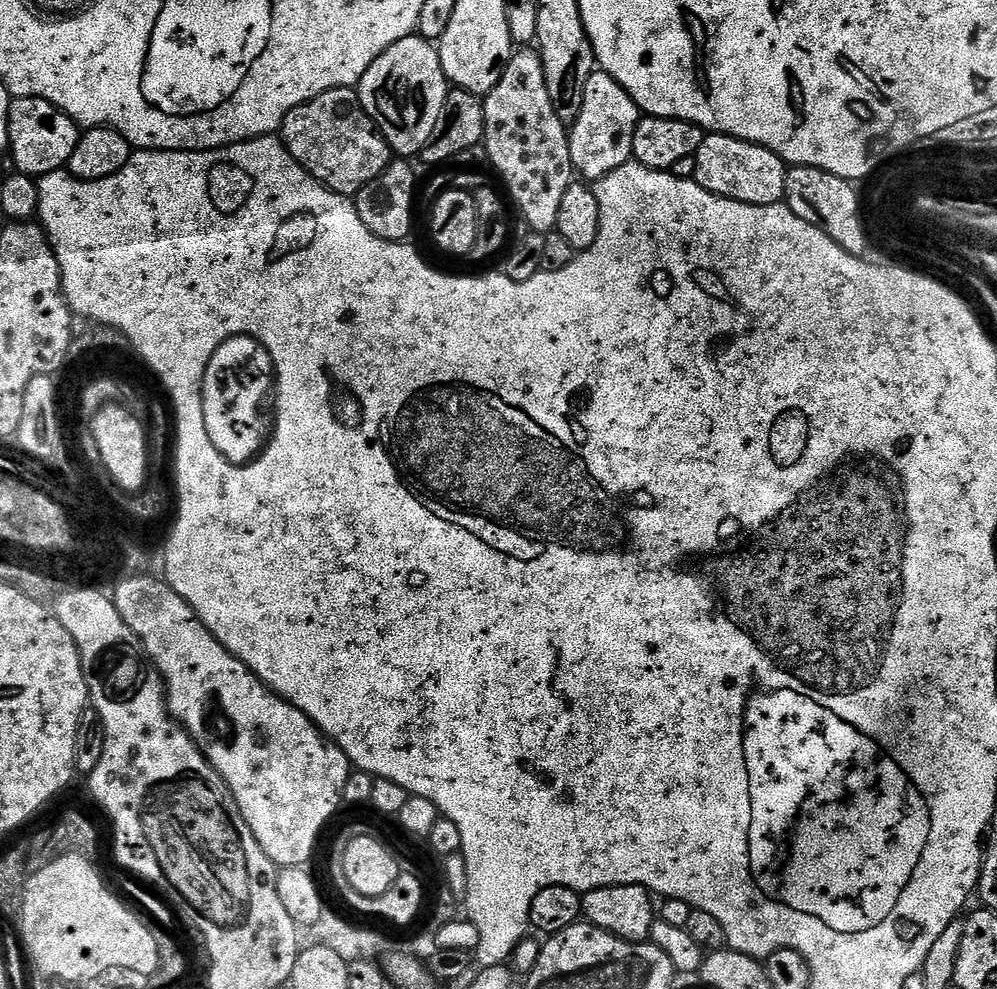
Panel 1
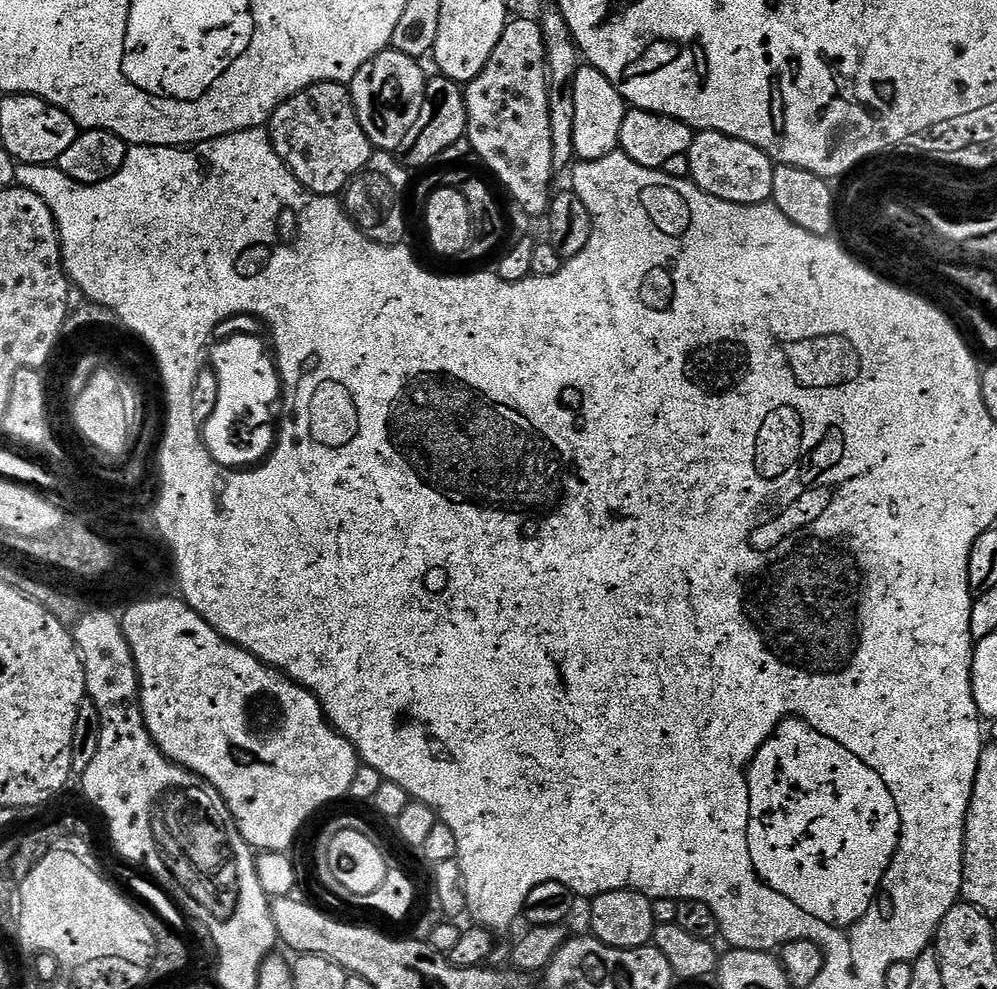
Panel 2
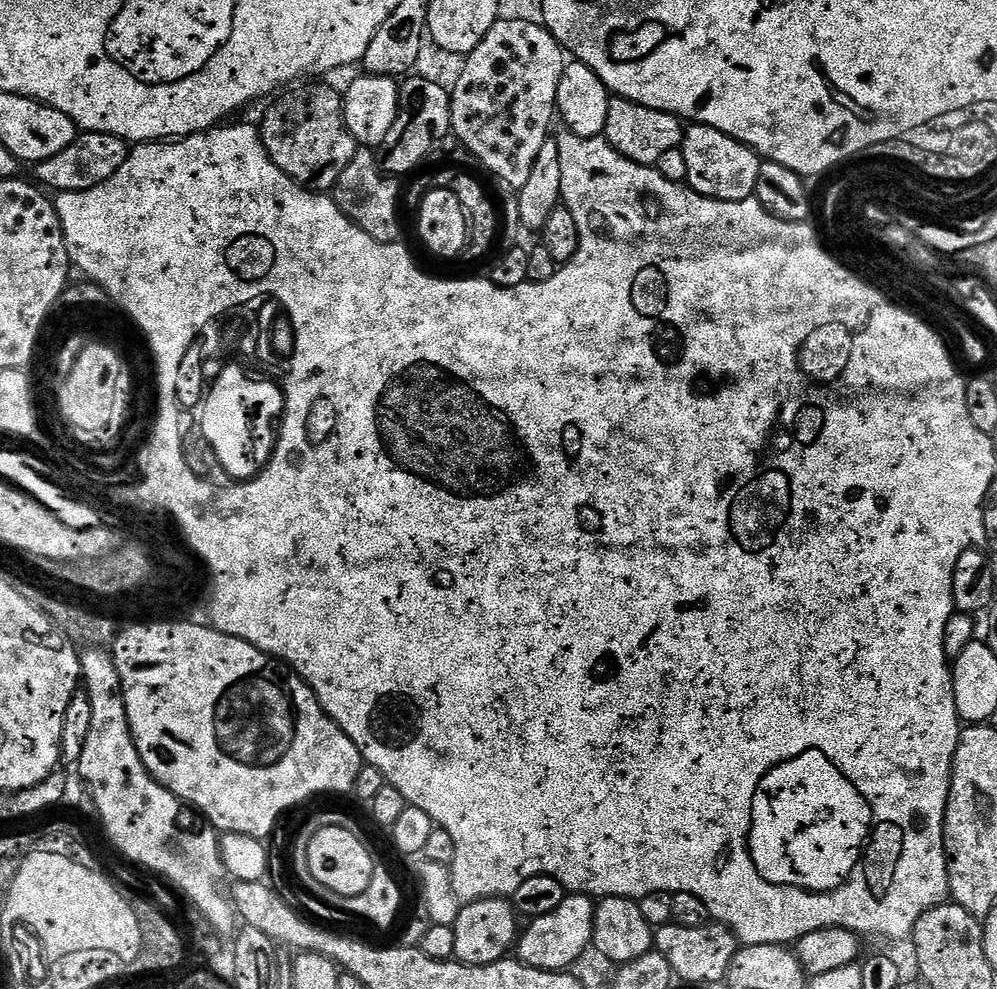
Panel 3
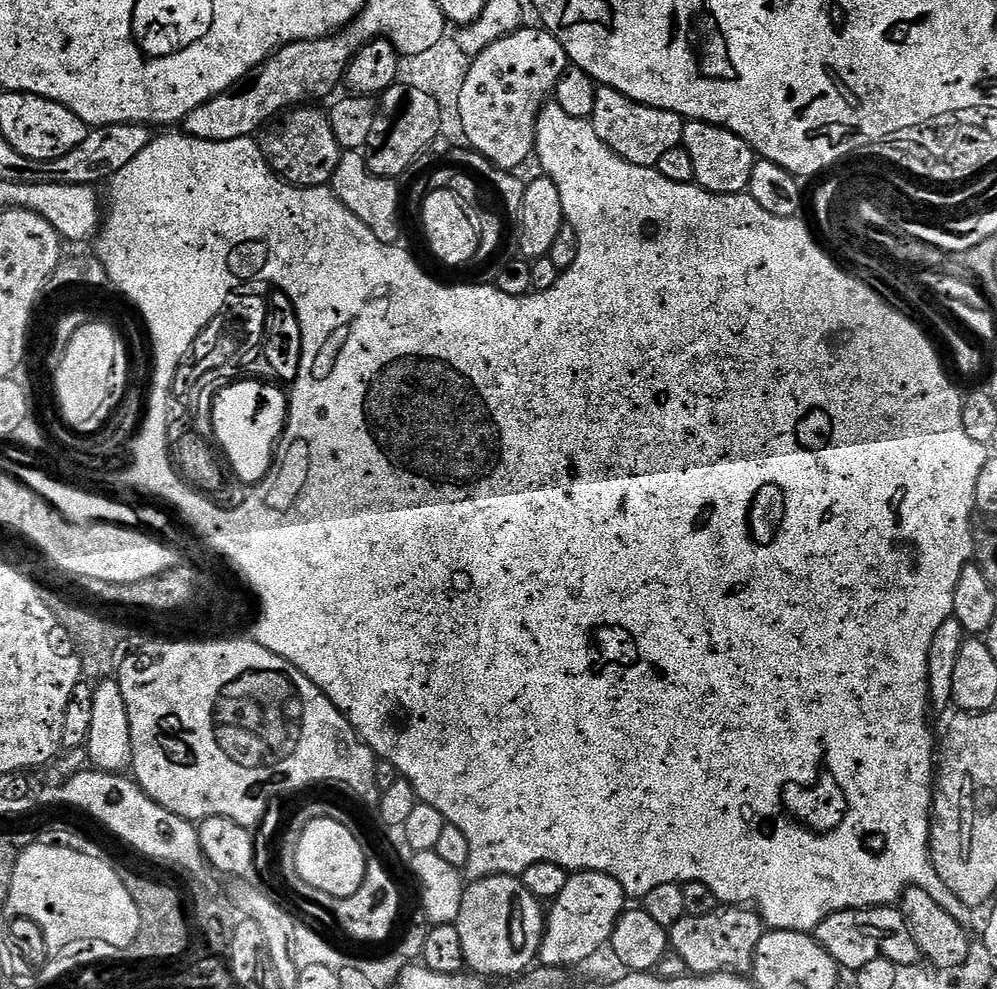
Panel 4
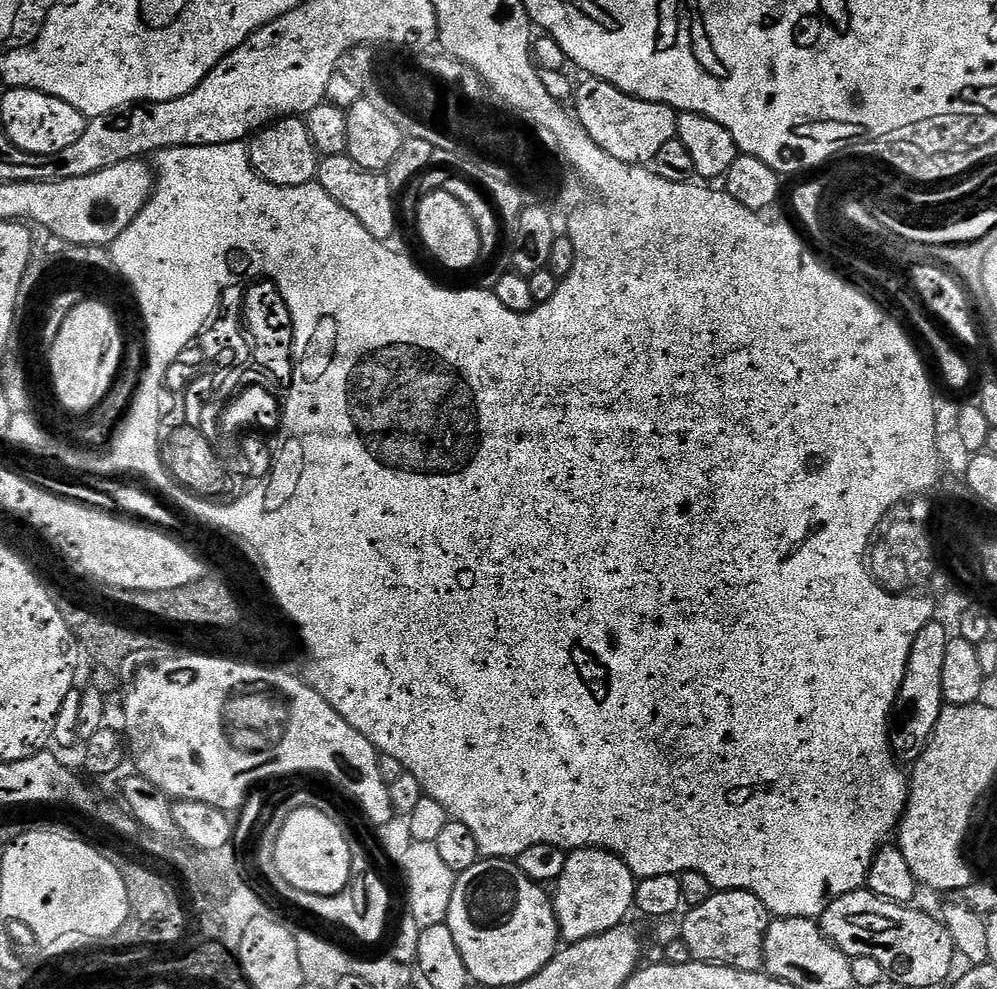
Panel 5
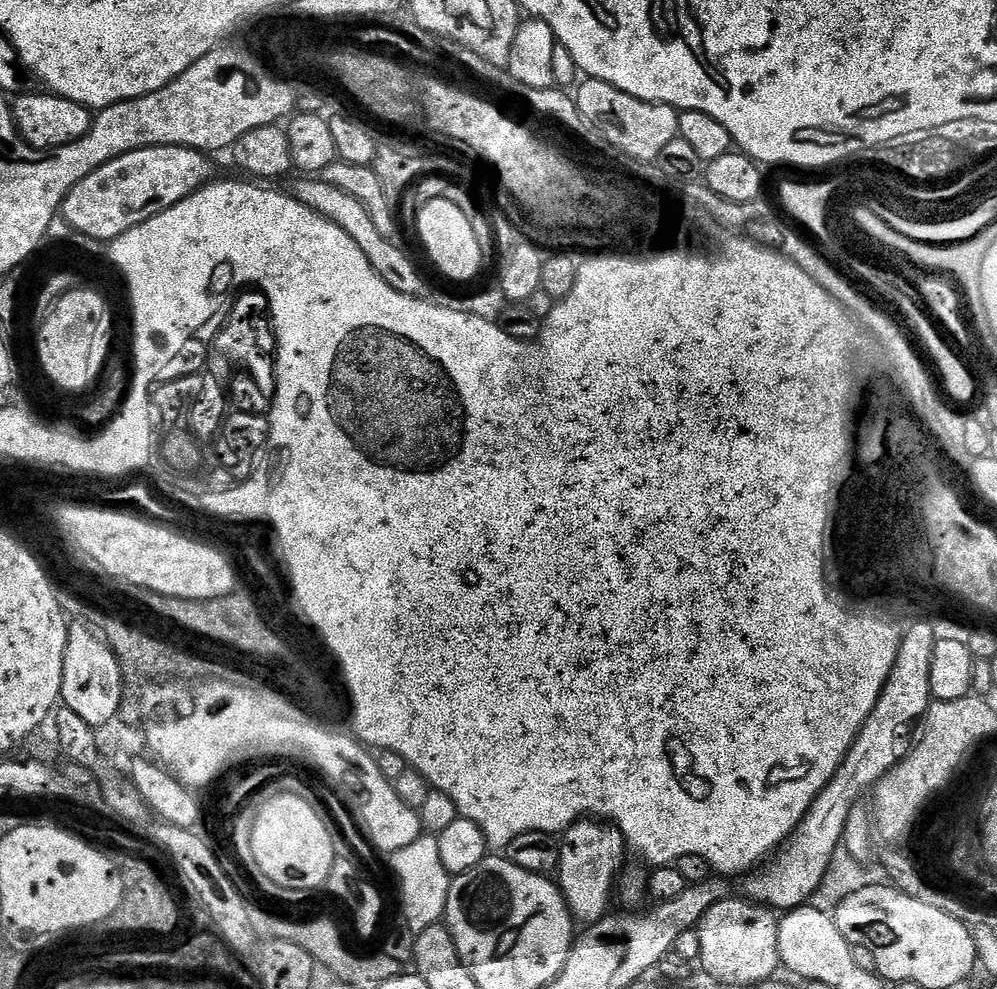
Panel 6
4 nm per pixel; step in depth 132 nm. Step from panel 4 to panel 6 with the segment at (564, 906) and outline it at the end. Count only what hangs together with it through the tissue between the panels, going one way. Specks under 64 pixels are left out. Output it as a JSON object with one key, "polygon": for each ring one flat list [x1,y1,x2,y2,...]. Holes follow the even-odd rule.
{"polygon":[[599,818,577,820,559,837,560,866,558,883,564,893,564,901,577,921,584,920,585,925,596,923,609,915,614,900,614,889,621,875,620,866,626,853,624,835,615,824,609,824]]}

